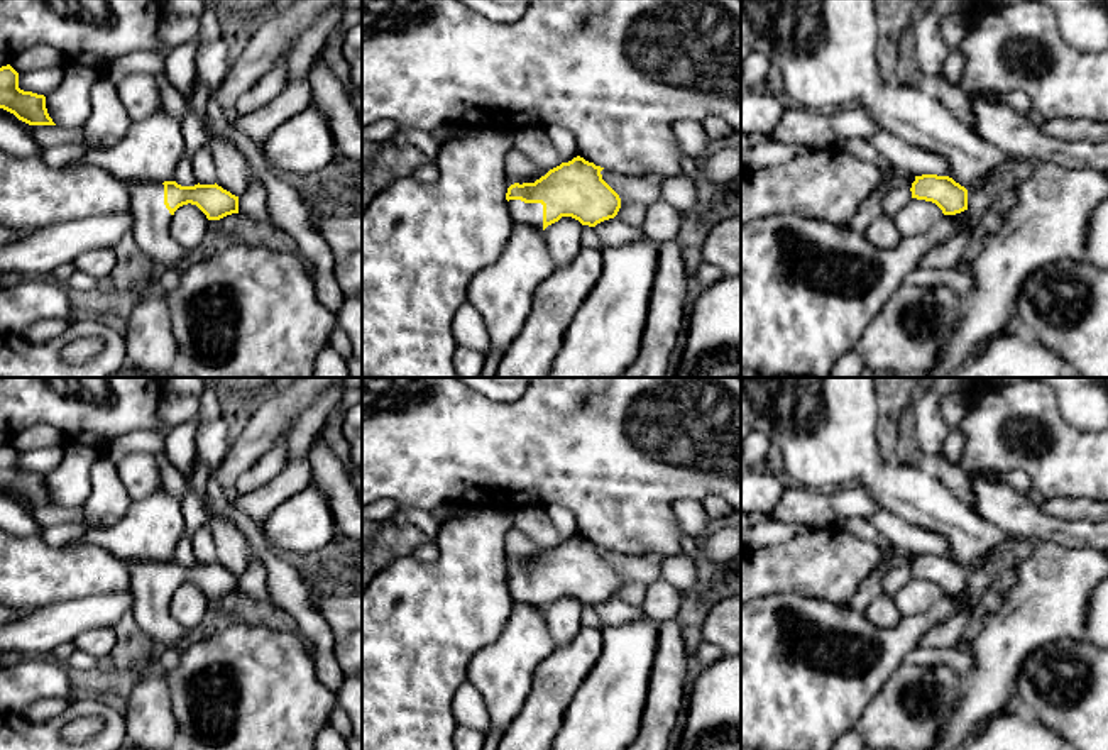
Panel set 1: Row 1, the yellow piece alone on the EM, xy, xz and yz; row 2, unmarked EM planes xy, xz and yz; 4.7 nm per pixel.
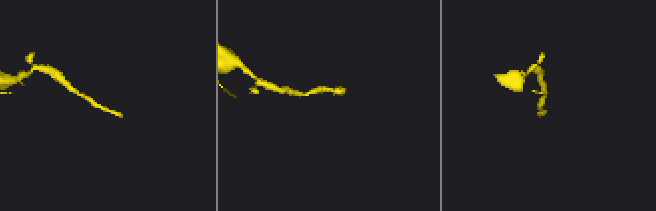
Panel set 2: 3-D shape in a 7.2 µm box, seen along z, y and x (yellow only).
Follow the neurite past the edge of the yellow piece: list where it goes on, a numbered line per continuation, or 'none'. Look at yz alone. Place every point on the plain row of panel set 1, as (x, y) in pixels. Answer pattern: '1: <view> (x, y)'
1: yz (948, 634)

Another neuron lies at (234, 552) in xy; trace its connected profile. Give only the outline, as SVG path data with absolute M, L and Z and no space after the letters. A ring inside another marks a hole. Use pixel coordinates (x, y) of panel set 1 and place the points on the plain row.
M225 516L210 520L208 528L217 547L217 564L235 576L244 574L254 552L245 535Z

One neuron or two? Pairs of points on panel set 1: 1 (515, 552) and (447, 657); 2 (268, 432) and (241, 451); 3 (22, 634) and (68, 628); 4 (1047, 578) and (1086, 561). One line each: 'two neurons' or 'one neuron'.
1: two neurons
2: one neuron
3: one neuron
4: one neuron

